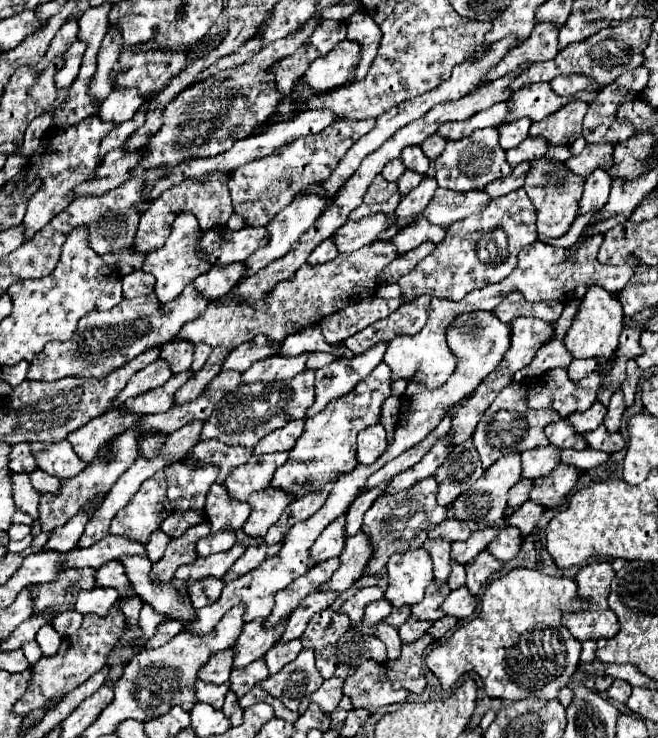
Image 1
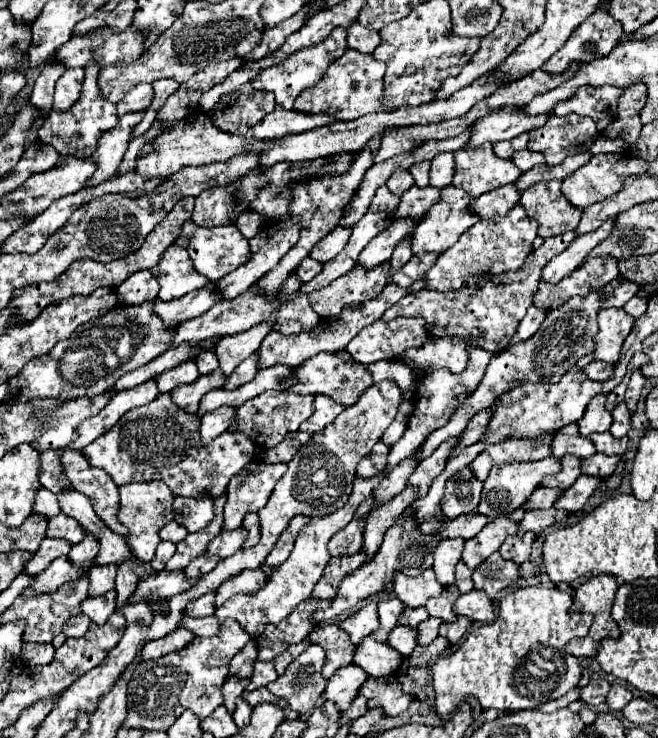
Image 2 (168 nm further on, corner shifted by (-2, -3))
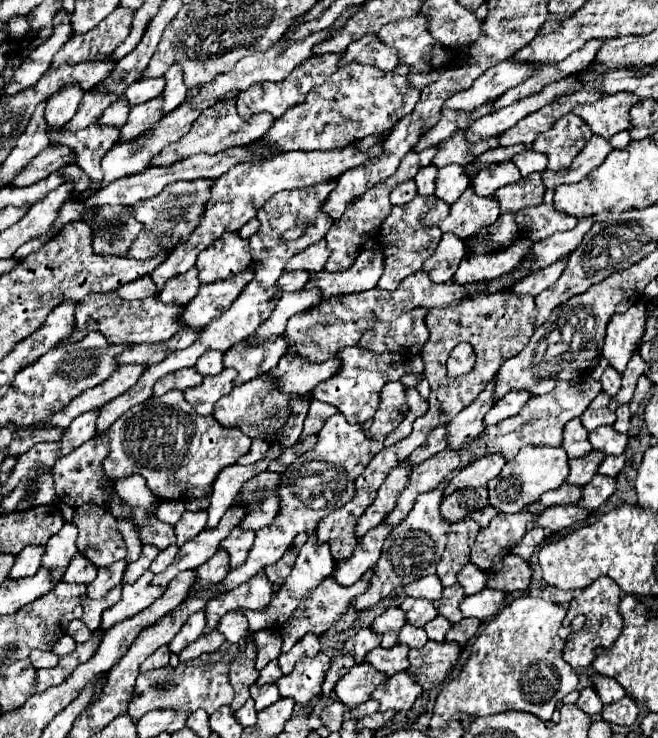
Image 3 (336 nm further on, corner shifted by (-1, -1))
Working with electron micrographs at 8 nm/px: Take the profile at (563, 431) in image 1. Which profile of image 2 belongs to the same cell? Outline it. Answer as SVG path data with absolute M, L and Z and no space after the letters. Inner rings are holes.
M569 424L561 428L551 440L551 450L553 456L559 460L567 454L573 454L577 458L589 458L591 454L595 454L595 446L589 442L589 438L579 434L577 424Z

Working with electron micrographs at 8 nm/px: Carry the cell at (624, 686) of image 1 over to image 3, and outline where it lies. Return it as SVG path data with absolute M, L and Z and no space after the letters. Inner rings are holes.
M600 674L594 676L594 688L596 688L596 692L598 692L598 696L604 704L618 702L626 696L626 690L614 678L606 678L606 676L600 676Z

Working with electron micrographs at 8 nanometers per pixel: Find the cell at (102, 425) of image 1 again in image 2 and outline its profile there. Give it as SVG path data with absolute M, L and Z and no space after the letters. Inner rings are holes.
M159 394L151 404L129 410L107 434L103 434L95 442L91 442L87 446L87 450L83 450L83 454L91 466L103 468L115 480L117 486L123 486L127 482L163 480L169 486L169 490L173 492L173 496L185 496L185 498L201 498L203 494L207 494L209 498L221 496L227 490L231 476L237 474L239 470L243 470L253 460L255 444L243 434L223 432L219 438L213 438L209 444L203 446L197 428L183 428L175 434L175 416L187 416L187 412L183 412L179 406L175 406L175 402L171 400L169 394Z

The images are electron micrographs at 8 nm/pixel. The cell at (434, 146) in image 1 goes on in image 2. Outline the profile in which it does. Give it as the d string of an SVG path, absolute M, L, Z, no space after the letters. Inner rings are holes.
M445 152L431 160L431 186L443 190L443 186L451 186L451 178L455 174L453 154Z

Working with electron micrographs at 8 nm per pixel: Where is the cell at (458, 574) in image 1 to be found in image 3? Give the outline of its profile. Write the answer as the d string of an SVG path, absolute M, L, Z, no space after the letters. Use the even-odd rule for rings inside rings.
M466 564L460 572L458 572L458 582L464 588L466 594L476 594L486 586L484 580L484 572L480 568L476 568L474 564Z

